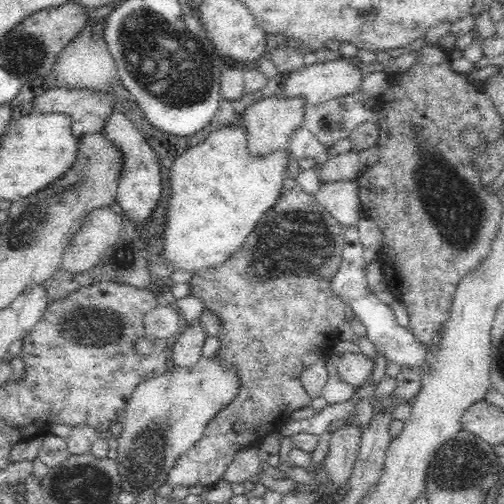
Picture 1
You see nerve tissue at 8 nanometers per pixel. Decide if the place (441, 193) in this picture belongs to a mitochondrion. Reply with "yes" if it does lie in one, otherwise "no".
yes

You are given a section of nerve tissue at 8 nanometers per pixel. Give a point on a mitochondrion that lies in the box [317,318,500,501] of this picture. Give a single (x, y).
(454, 469)

